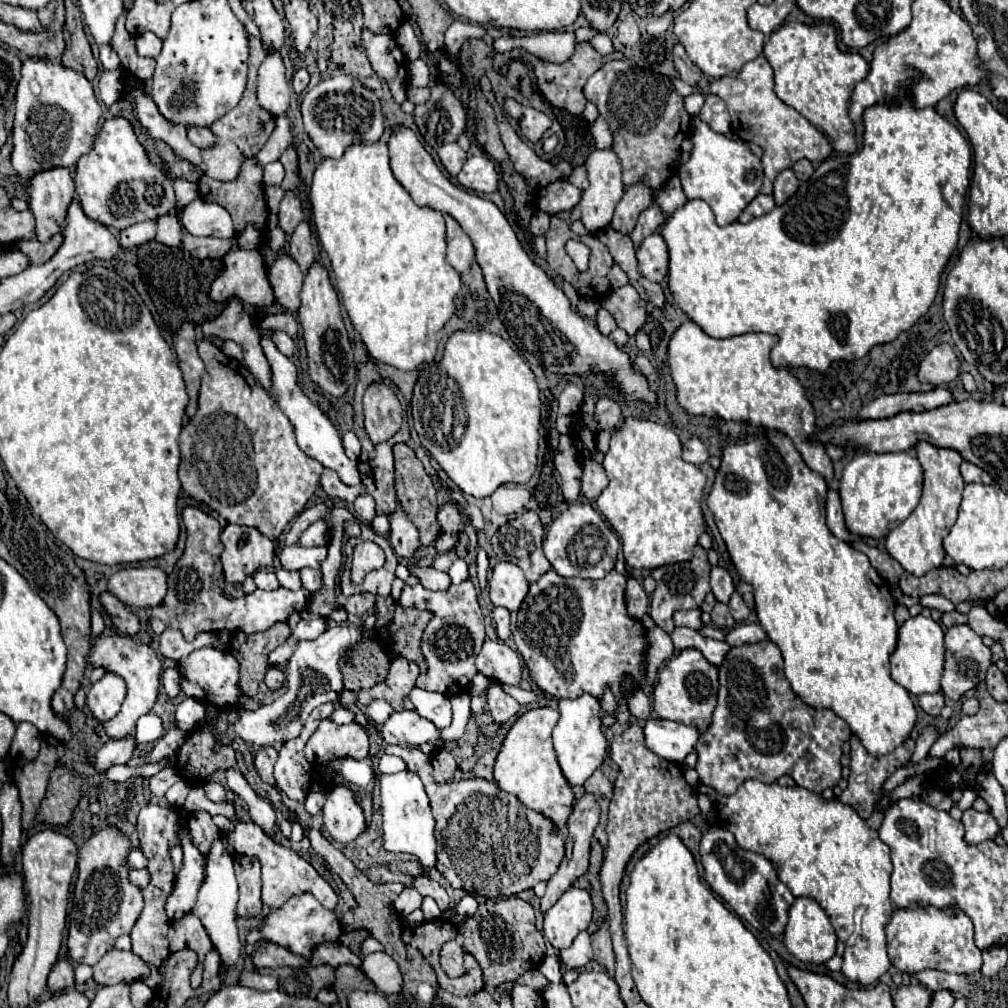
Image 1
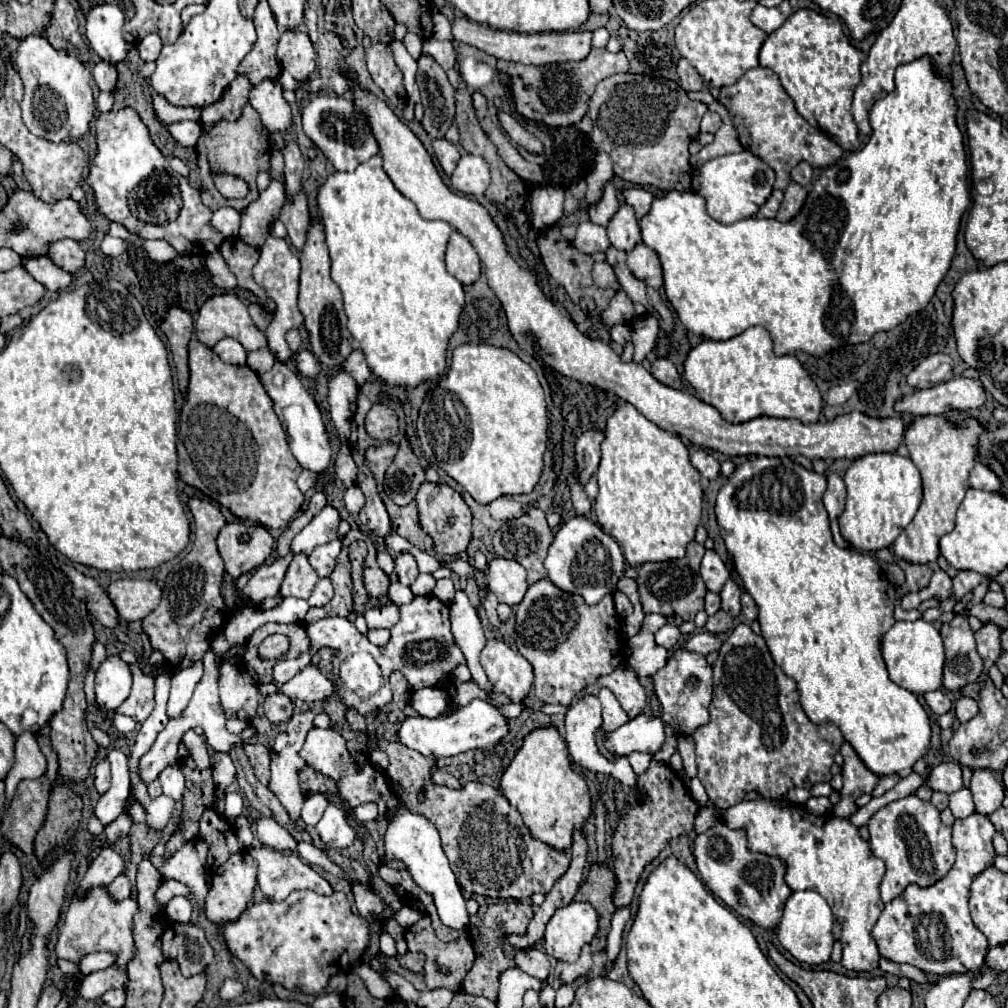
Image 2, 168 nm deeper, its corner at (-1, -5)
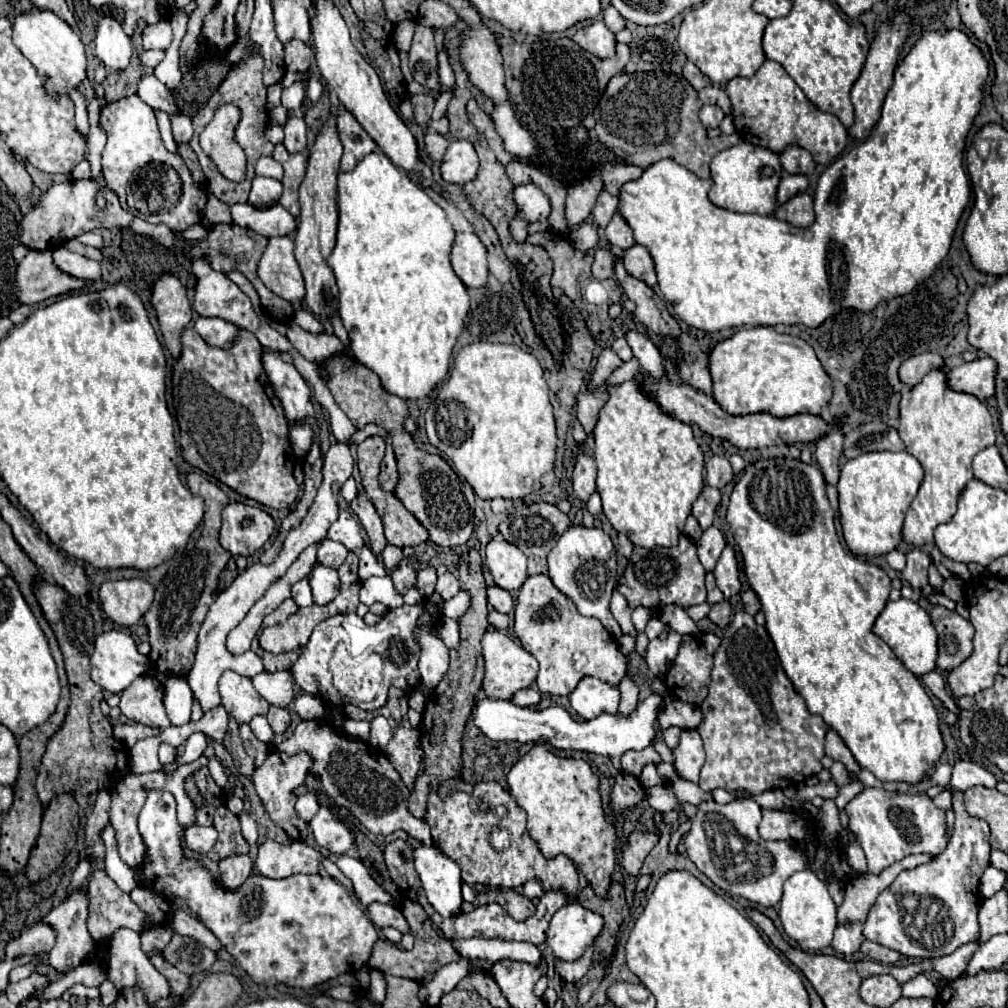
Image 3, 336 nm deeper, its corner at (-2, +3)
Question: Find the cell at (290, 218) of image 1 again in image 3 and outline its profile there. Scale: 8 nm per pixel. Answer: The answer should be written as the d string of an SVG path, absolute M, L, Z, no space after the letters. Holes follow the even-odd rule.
M288 116L284 124L284 146L288 152L302 152L306 148L306 122L300 116Z

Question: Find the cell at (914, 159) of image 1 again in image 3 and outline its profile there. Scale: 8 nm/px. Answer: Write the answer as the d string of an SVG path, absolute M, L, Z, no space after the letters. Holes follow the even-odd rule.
M956 28L924 32L916 40L916 44L910 48L906 58L896 66L894 84L888 90L886 100L882 104L882 116L870 134L874 138L866 140L864 144L852 148L848 154L844 154L842 158L832 162L820 176L816 194L814 194L816 222L808 228L794 228L788 222L782 222L772 216L736 214L736 212L714 206L708 200L708 190L712 186L712 180L698 178L694 172L676 164L670 158L650 164L642 172L640 178L630 180L620 188L618 212L632 228L636 244L644 246L650 252L650 256L654 260L656 276L658 276L658 286L660 286L664 298L672 304L676 316L680 316L688 326L694 326L694 328L700 328L706 332L718 332L718 330L732 328L732 326L776 326L776 324L804 324L808 328L816 328L828 316L834 316L844 308L856 308L860 312L870 312L880 304L880 300L890 300L894 296L902 296L902 292L910 292L910 288L914 288L914 284L918 284L918 280L926 280L926 276L930 276L930 272L934 272L934 268L944 260L944 256L950 248L956 224L972 196L969 177L964 172L962 160L964 160L966 136L972 128L972 122L974 122L978 110L982 108L984 84L988 80L988 74L990 74L990 64L986 62L982 50L972 42L972 38L966 32L956 30Z

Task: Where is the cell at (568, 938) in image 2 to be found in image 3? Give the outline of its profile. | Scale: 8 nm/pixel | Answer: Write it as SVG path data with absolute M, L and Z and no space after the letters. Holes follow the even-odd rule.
M578 902L564 904L550 920L546 944L560 960L578 960L586 946L602 932L602 916L582 908Z

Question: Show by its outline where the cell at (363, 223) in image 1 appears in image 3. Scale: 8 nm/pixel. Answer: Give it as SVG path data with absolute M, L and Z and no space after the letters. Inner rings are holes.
M380 150L370 152L368 156L364 156L364 160L352 172L342 172L338 176L338 198L336 200L338 200L338 212L340 212L338 240L336 240L336 246L334 246L334 250L328 258L328 264L334 270L336 284L338 284L338 314L342 318L342 324L344 324L344 328L348 332L348 338L350 338L348 350L354 354L354 358L358 362L362 362L366 368L370 368L372 372L376 372L380 376L382 388L386 392L396 394L404 400L426 398L446 378L454 344L464 330L464 322L466 322L466 316L468 316L468 310L470 310L468 290L450 266L450 250L452 250L452 242L454 242L454 228L446 220L446 212L416 182L412 182L410 176L404 170L394 166L390 162L390 158L386 154L382 154Z

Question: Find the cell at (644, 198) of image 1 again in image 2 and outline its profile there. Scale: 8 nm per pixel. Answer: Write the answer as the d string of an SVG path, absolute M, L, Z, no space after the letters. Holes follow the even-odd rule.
M623 204L617 210L617 214L611 218L611 222L607 226L607 234L609 234L611 244L625 252L629 252L641 240L641 228L635 218L633 206Z

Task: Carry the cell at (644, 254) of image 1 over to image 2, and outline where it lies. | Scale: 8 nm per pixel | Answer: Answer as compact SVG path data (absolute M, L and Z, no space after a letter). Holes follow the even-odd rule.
M639 242L631 252L627 252L629 270L643 280L647 286L659 290L663 286L663 268L657 252L643 242Z

